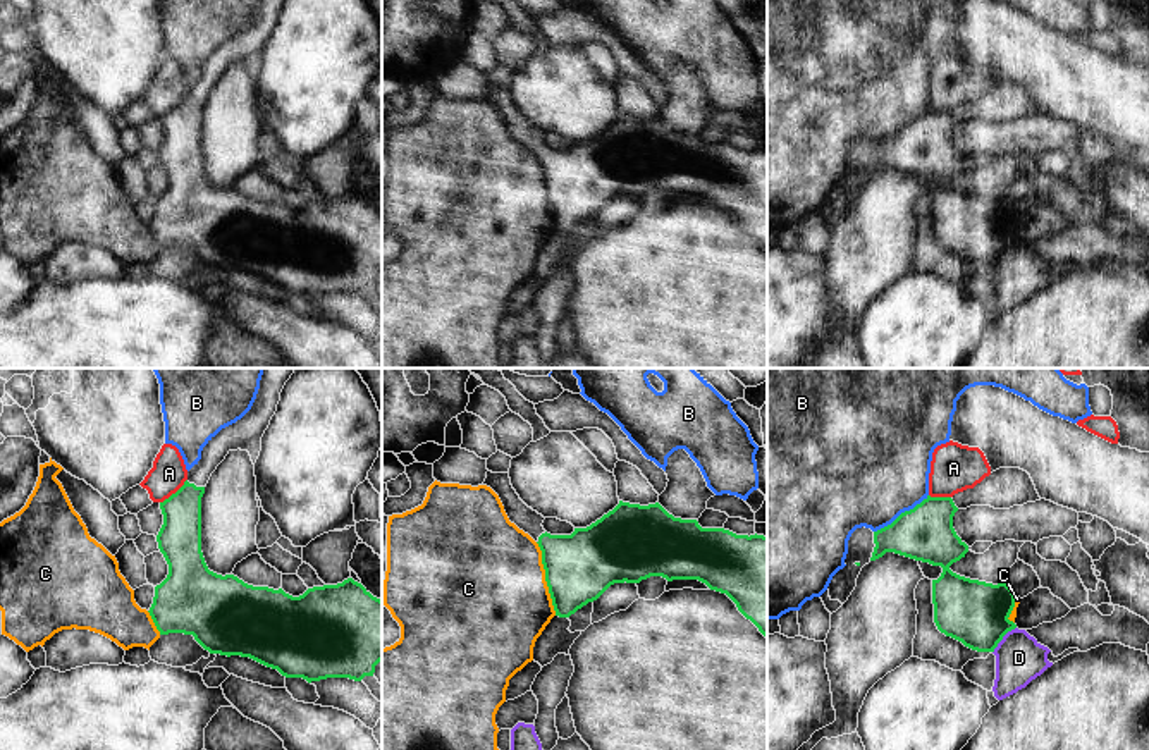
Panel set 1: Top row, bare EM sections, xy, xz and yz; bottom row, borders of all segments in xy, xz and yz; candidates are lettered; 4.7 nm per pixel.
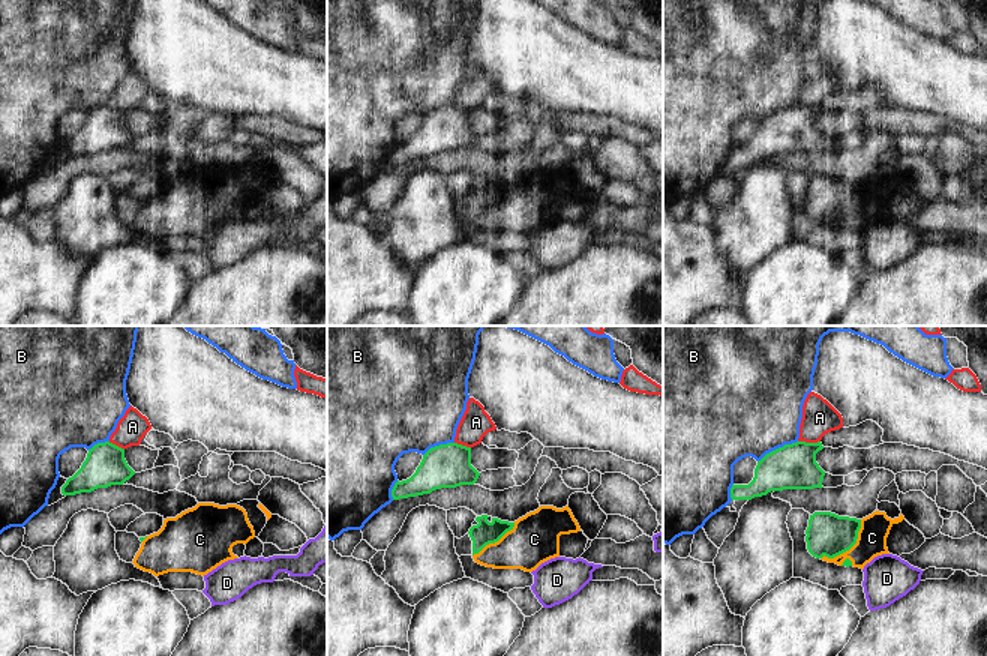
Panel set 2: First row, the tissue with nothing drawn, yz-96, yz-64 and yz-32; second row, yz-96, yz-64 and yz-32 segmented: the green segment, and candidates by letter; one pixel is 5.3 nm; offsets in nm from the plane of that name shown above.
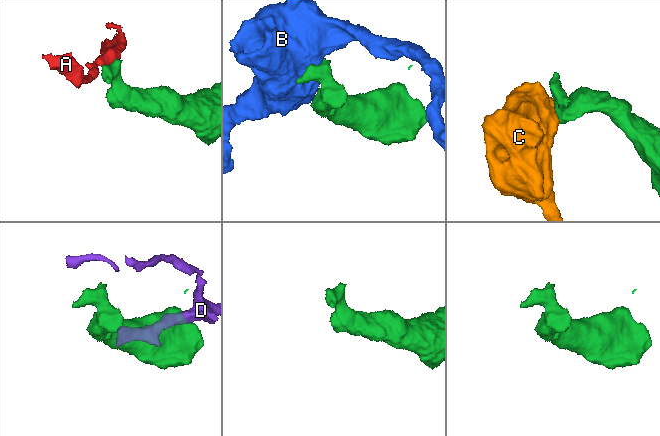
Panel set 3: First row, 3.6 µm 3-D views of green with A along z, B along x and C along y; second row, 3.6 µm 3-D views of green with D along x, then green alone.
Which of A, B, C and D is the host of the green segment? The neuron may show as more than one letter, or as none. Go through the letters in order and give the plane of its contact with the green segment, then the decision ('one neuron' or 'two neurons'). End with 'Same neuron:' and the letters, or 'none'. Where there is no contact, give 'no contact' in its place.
A: contact in xy; two neurons
B: contact in yz; two neurons
C: contact in xz; two neurons
D: contact in yz; two neurons
Same neuron: none

